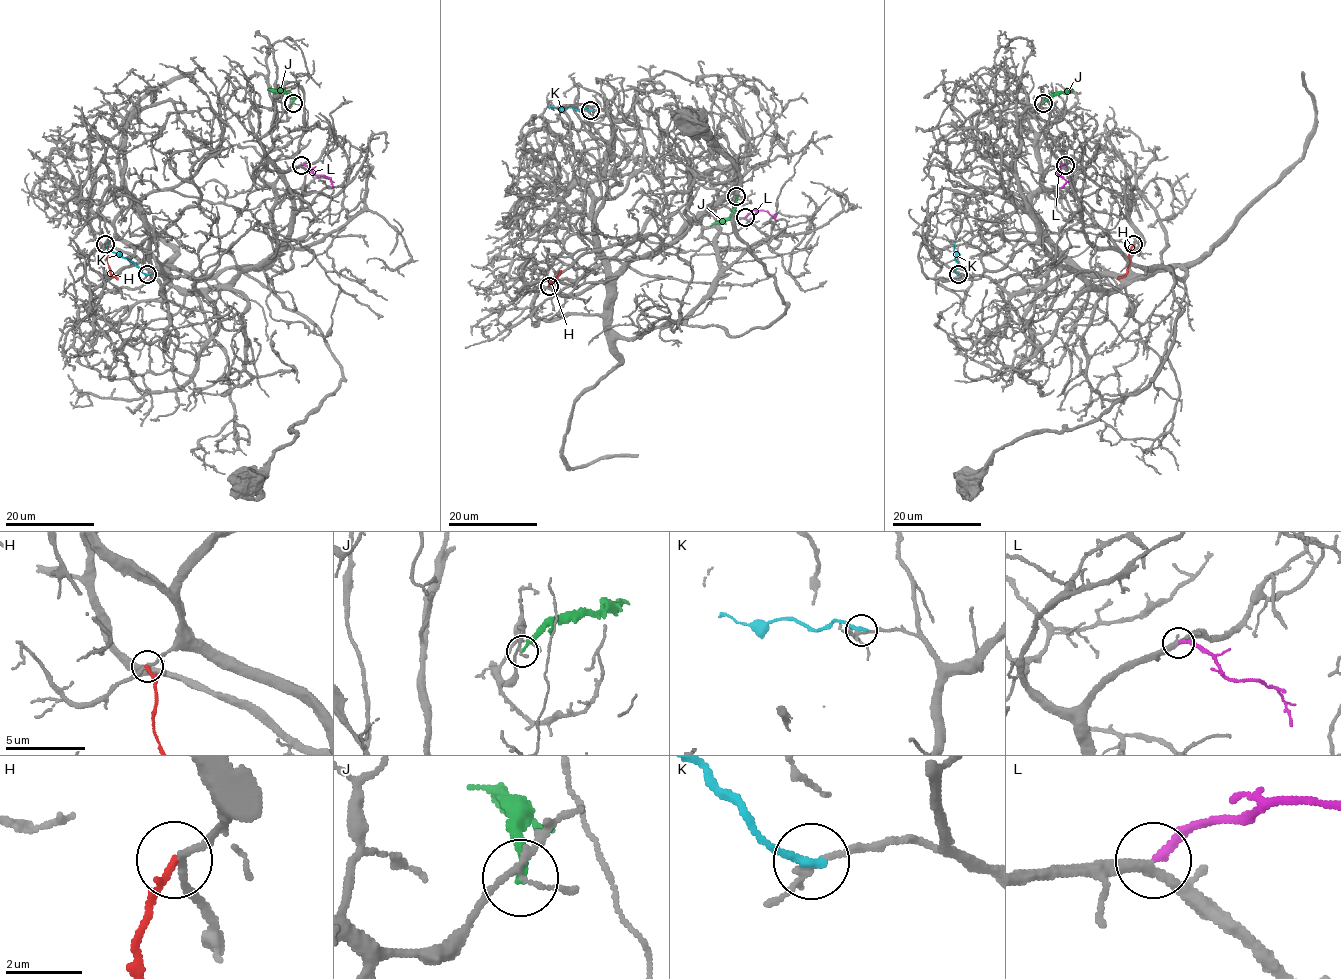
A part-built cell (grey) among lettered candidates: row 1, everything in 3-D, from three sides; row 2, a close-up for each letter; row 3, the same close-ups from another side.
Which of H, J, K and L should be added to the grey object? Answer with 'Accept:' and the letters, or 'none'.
Accept: L

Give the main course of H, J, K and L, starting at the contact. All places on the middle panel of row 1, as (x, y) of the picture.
H: (549, 285), (561, 270)
J: (736, 196), (734, 212), (710, 226)
K: (590, 111), (585, 107), (552, 106)
L: (745, 217), (759, 211), (767, 211), (775, 219), (776, 214)

